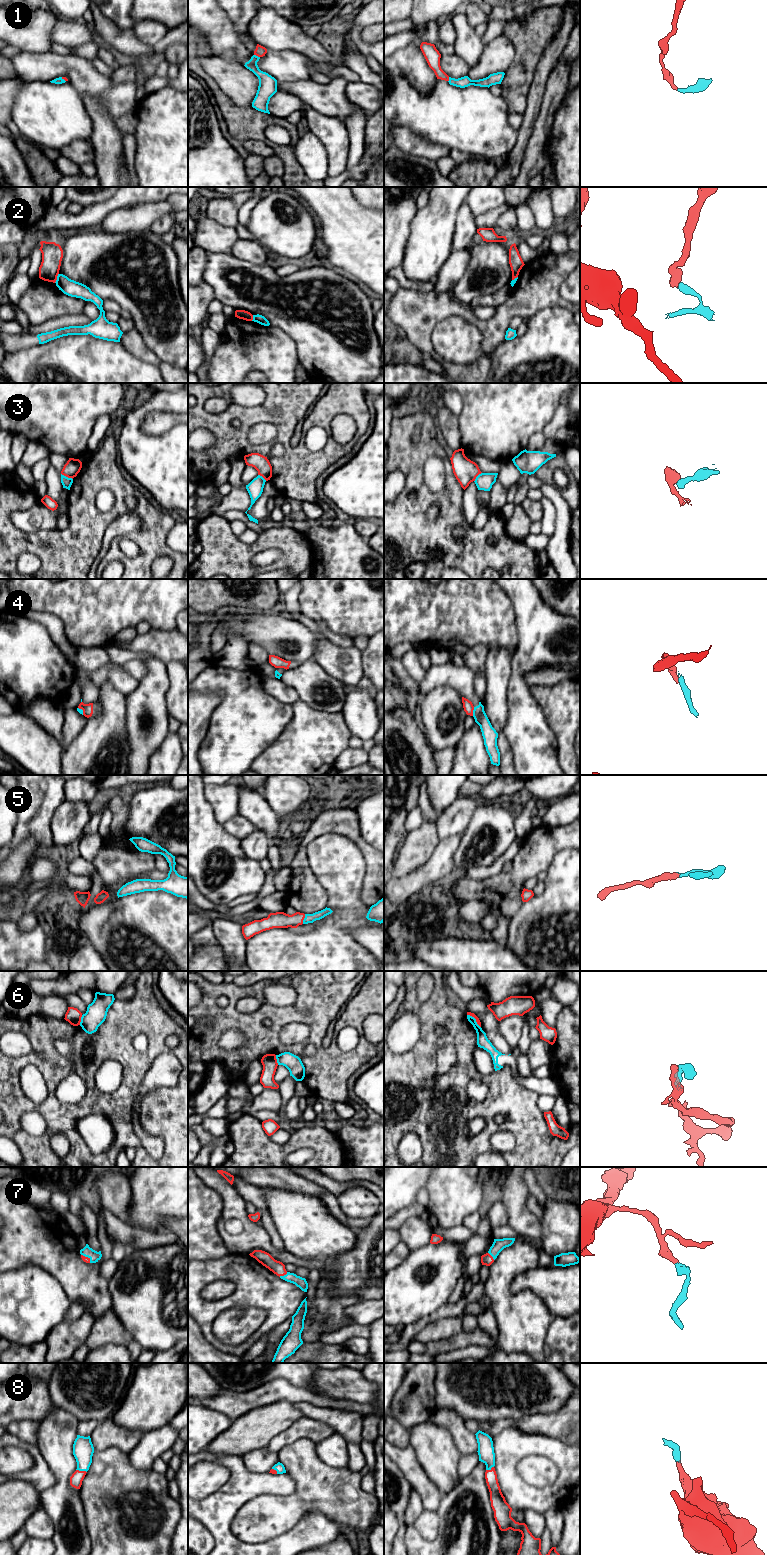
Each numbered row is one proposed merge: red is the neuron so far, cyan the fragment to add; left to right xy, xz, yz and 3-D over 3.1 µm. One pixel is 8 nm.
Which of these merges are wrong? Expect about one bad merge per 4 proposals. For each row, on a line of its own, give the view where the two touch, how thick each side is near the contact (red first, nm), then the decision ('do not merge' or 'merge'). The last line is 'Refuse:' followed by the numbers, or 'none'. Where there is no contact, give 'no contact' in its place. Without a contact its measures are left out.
1: meets red in xz; 90 nm thick on the red side, 140 nm on the other; merge
2: meets red in xy; 170 nm thick on the red side, 130 nm on the other; do not merge
3: meets red in xy; 130 nm thick on the red side, 80 nm on the other; do not merge
4: meets red in yz; 80 nm thick on the red side, 120 nm on the other; do not merge
5: meets red in xz; 130 nm thick on the red side, 80 nm on the other; merge
6: meets red in yz; 30 nm thick on the red side, 100 nm on the other; do not merge
7: meets red in xz; 110 nm thick on the red side, 90 nm on the other; merge
8: meets red in xy; 100 nm thick on the red side, 170 nm on the other; merge
Refuse: 2, 3, 4, 6

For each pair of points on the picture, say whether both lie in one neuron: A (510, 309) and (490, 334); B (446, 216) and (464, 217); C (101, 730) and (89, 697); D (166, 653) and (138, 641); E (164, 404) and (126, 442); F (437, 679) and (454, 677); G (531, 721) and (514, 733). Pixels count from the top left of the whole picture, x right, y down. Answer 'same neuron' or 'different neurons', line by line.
A: same neuron
B: different neurons
C: different neurons
D: same neuron
E: same neuron
F: same neuron
G: same neuron

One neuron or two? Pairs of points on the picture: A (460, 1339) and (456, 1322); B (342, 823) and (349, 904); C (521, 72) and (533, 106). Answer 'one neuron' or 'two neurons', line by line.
A: two neurons
B: two neurons
C: two neurons

